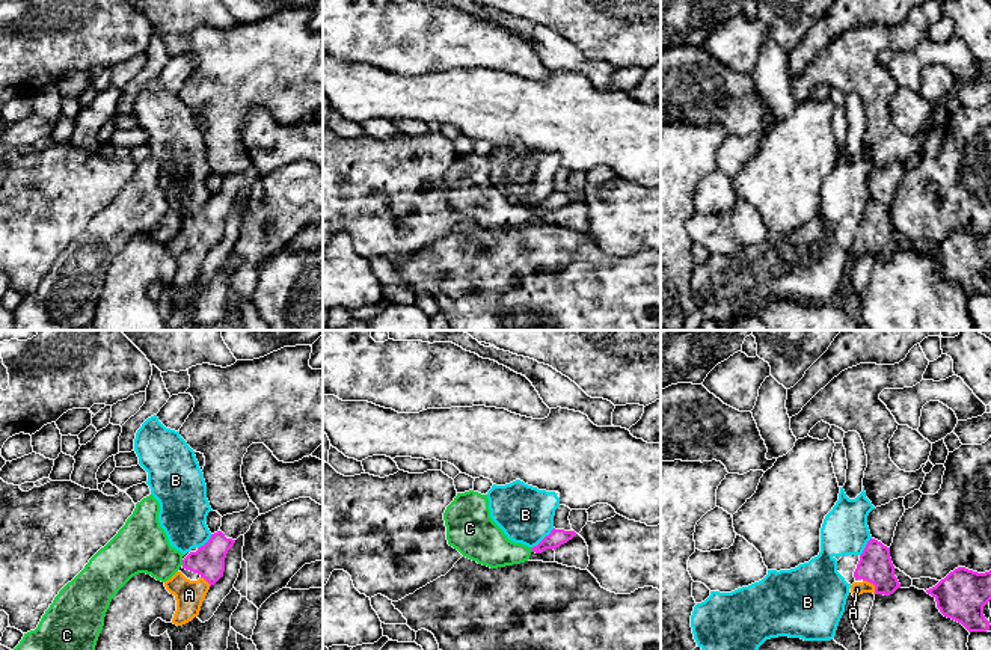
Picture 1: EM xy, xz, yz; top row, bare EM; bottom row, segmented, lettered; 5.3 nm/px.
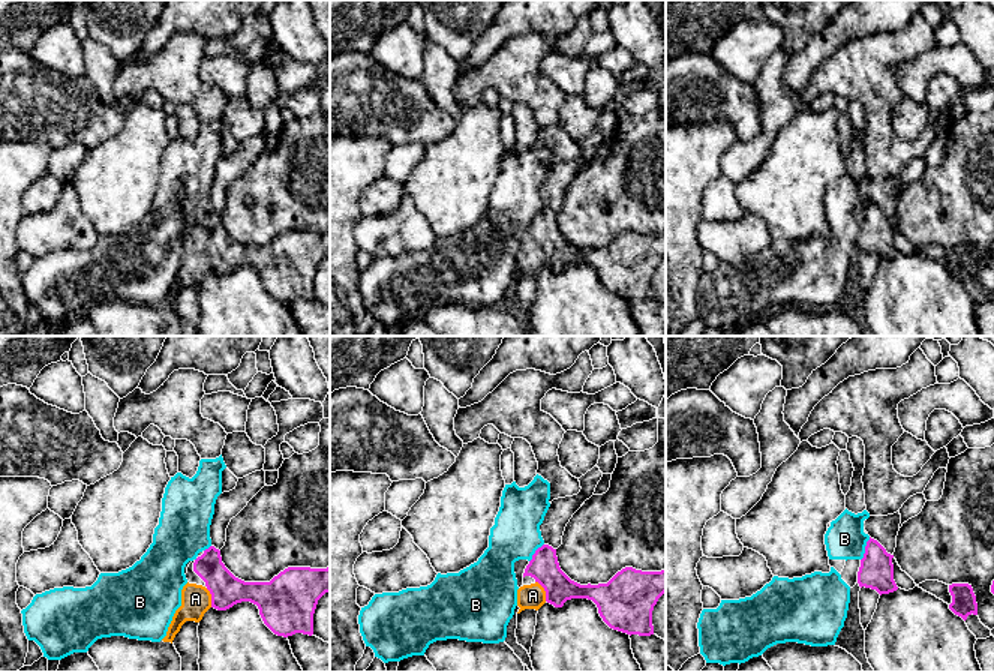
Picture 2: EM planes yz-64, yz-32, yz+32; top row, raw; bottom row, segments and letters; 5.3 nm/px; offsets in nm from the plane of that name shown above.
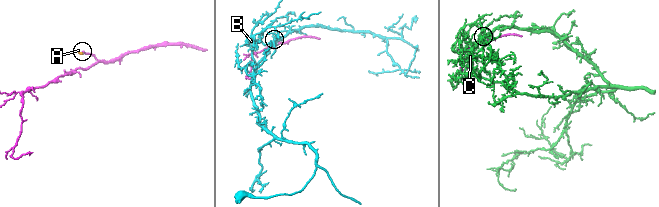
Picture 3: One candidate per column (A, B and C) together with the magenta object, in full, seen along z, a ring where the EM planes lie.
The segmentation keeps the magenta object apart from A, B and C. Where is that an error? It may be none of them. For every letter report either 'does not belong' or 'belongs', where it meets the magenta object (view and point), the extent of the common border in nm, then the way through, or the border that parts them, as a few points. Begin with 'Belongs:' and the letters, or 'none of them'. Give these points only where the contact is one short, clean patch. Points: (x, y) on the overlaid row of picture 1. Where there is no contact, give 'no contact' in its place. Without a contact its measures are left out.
Belongs: A
A: belongs | yz (872, 582) | 100 nm | across yz (875, 566), (872, 582), (857, 588)
B: does not belong | xz (543, 539) | 170 nm | along xz (554, 528), (531, 548)
C: does not belong | xy (183, 563) | 30 nm | along xy (181, 560), (183, 564)

